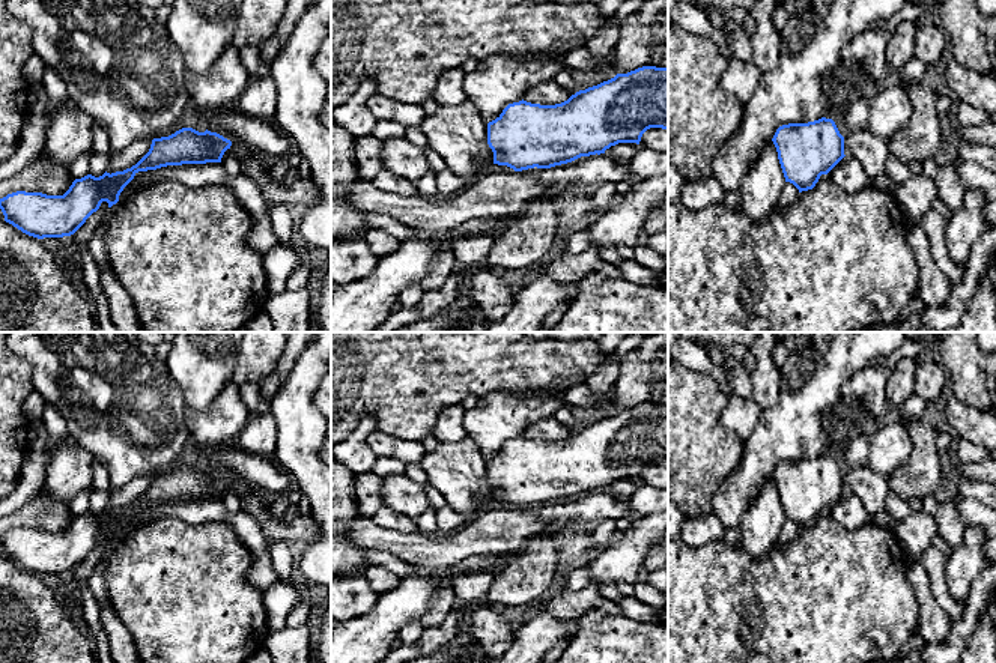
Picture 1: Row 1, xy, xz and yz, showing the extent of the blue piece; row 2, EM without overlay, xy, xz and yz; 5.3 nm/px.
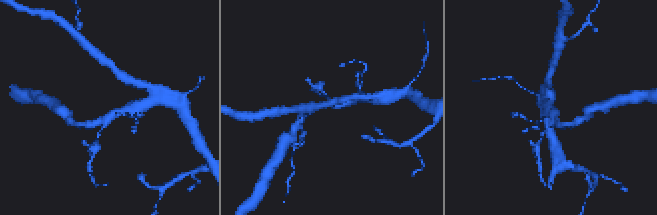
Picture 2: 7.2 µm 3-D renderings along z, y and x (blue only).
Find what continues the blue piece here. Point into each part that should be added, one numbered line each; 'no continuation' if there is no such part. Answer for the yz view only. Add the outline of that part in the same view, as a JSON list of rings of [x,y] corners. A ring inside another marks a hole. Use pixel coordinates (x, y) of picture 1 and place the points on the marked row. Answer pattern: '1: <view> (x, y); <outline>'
no continuation

